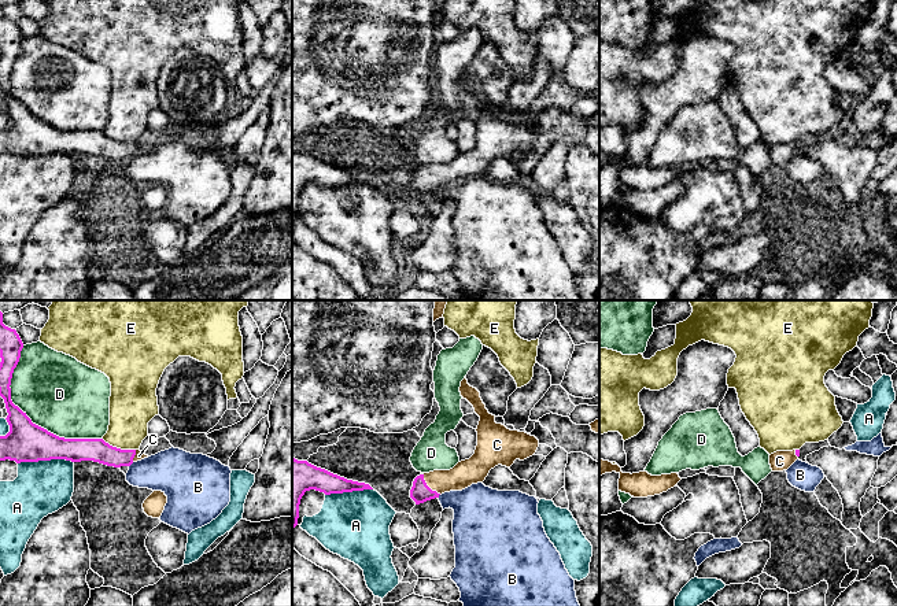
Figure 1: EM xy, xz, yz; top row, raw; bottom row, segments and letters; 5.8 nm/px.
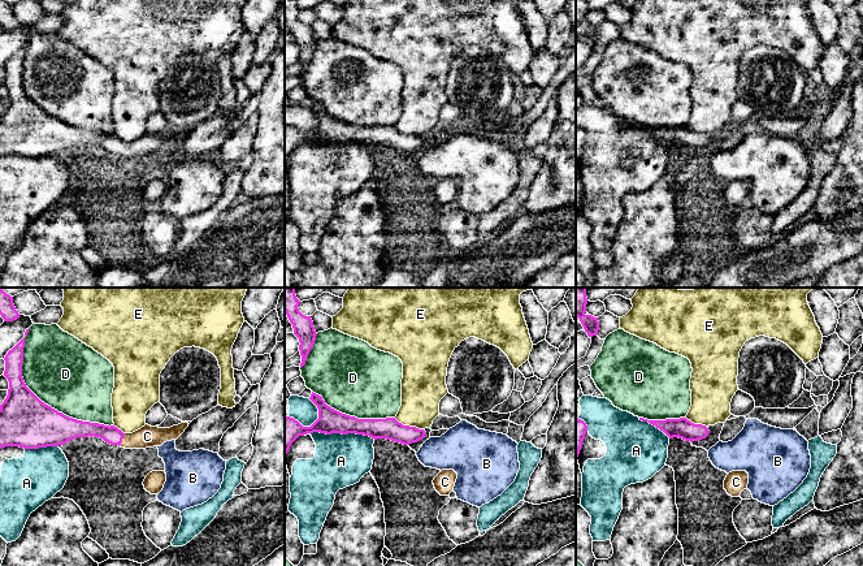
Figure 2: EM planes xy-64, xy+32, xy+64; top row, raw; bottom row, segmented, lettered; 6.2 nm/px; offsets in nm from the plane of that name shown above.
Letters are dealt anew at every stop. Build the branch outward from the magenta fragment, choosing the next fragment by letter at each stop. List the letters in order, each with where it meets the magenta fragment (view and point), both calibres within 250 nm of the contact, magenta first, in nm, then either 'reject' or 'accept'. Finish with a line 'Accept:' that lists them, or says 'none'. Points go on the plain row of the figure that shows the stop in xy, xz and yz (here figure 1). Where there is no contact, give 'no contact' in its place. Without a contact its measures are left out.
A: xy (45, 152) | 240/320 nm | reject
B: xy (130, 156) | 140/260 nm | reject
C: xz (428, 180) | 120/150 nm | accept
D: xy (29, 111) | 240/440 nm | reject
E: xy (118, 141) | 140/260 nm | reject
Accept: C

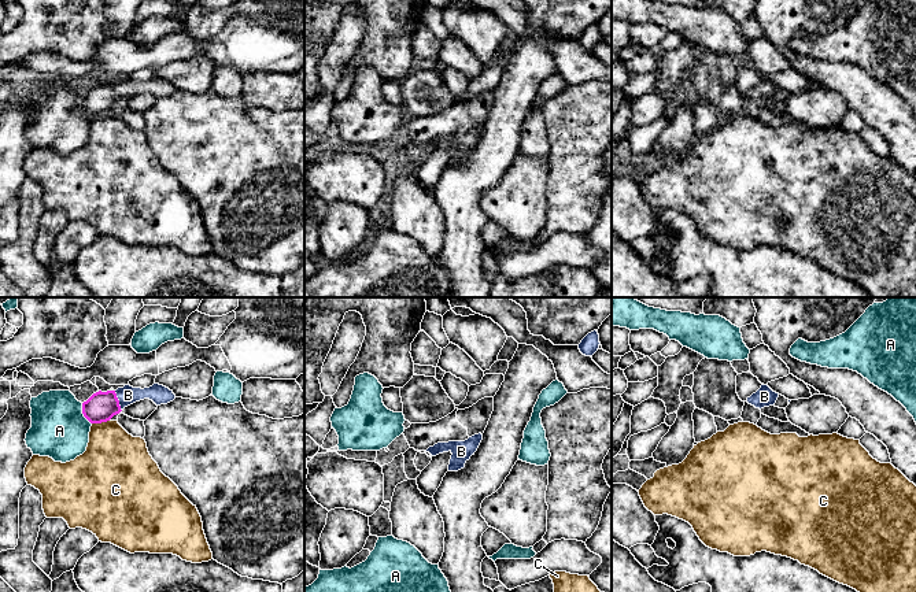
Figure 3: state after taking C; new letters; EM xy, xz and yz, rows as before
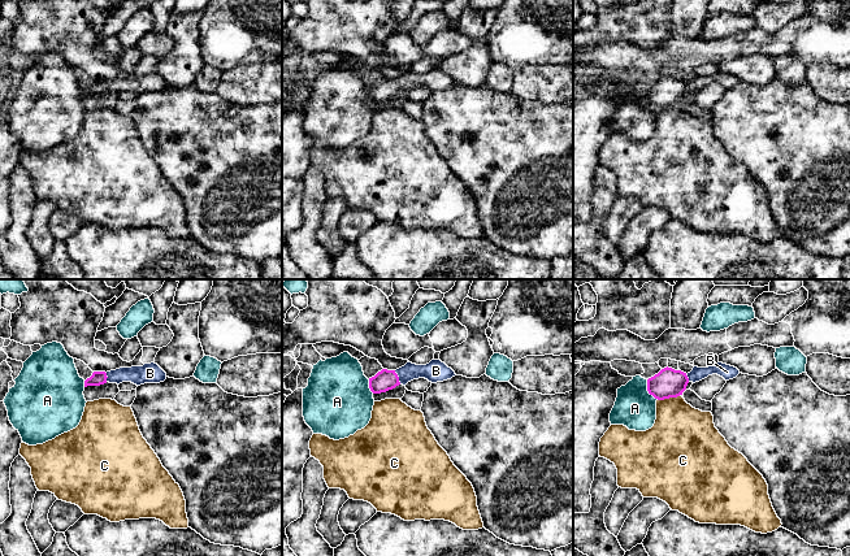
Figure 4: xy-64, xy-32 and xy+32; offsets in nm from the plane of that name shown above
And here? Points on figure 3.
A: xy (84, 107) | 180/320 nm | reject
B: xy (118, 93) | 180/120 nm | accept
C: xy (100, 115) | 180/360 nm | reject
Accept: B

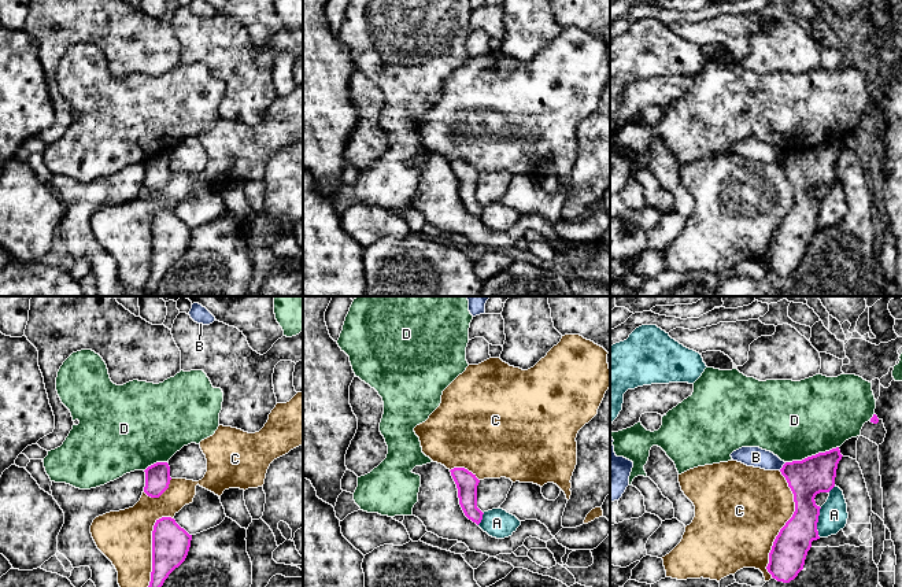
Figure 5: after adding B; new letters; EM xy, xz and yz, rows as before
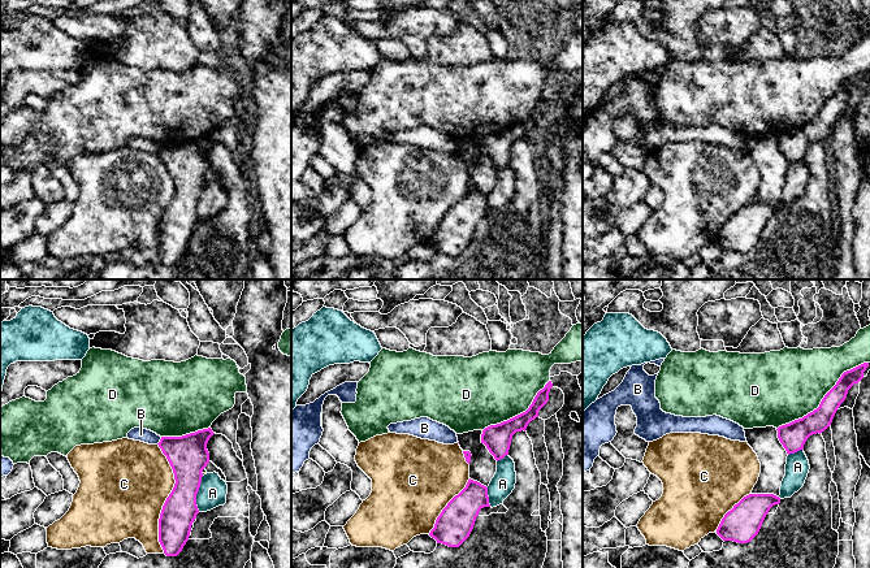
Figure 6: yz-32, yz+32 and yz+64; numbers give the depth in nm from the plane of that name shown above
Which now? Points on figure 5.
A: yz (817, 214) | 200/160 nm | reject
B: yz (783, 159) | 220/120 nm | reject
C: yz (786, 217) | 220/480 nm | reject
D: yz (812, 148) | 220/460 nm | reject
Accept: none

